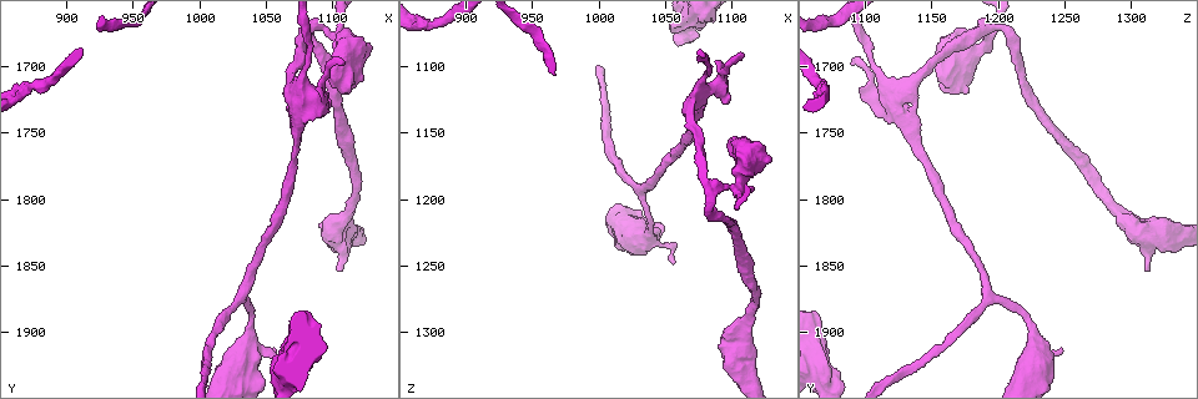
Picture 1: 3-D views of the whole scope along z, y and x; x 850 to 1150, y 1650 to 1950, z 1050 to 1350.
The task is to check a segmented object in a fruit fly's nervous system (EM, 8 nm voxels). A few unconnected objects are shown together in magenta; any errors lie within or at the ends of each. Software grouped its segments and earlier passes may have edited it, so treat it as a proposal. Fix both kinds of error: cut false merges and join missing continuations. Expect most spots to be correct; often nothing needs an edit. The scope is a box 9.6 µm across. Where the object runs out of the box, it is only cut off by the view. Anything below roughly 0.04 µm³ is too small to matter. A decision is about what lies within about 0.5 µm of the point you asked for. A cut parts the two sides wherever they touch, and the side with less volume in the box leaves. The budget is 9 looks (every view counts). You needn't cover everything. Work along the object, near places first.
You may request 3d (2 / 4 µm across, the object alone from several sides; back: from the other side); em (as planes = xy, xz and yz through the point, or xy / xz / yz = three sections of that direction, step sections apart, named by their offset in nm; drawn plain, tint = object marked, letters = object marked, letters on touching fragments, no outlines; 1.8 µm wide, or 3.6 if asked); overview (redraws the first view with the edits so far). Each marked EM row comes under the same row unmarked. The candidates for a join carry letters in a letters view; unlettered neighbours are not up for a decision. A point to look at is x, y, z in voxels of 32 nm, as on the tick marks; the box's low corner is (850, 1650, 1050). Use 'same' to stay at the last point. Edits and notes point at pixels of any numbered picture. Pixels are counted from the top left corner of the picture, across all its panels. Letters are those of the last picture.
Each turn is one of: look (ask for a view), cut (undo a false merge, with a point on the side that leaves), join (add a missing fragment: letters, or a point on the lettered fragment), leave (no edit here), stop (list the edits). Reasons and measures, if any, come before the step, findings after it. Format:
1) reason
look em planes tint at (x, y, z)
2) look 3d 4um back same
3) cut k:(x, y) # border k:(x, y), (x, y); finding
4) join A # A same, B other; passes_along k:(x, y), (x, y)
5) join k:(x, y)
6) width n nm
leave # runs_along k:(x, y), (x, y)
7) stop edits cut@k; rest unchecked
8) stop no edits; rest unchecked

sudden change in width
look em planes tint at (1074, 1726, 1124)

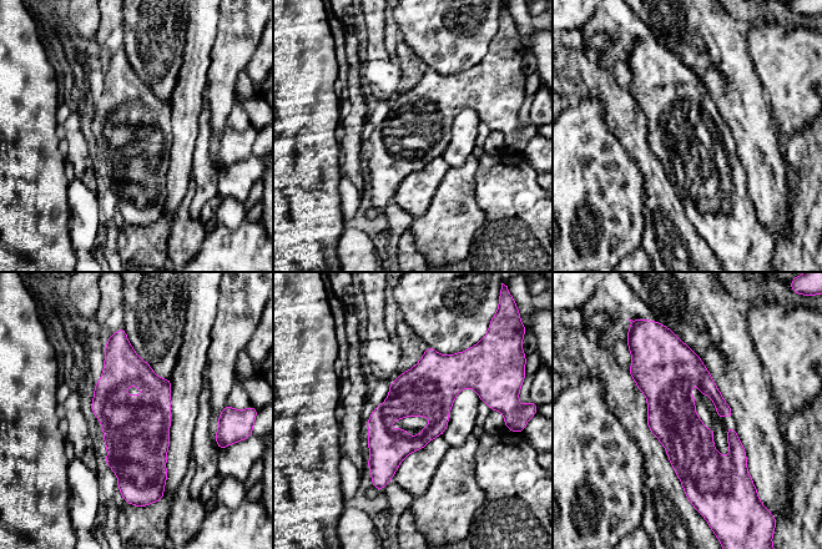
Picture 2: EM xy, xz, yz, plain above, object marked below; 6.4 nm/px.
look em planes letters same

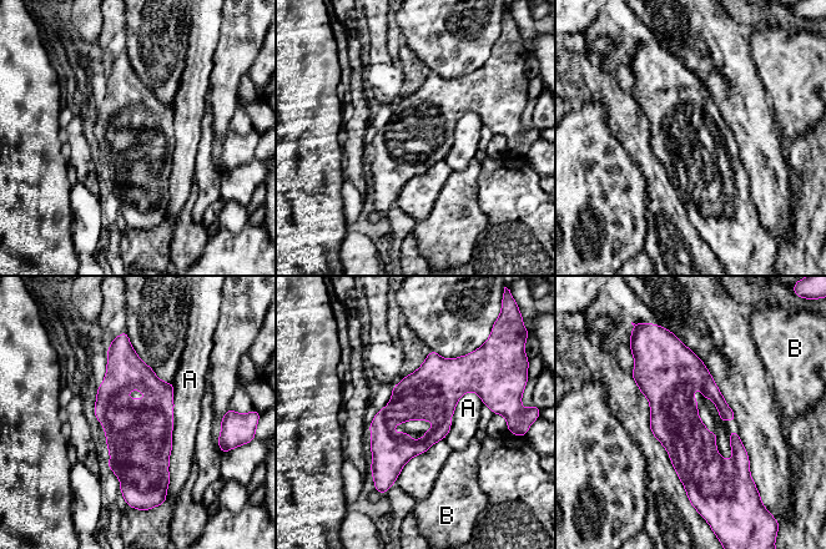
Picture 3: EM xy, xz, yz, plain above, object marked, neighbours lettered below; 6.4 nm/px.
width 320 nm; longest_contact A 500 nm
leave # A other, B other; all the same neuron

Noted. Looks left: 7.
an open end
look em planes letters at (1056, 1912, 1250)

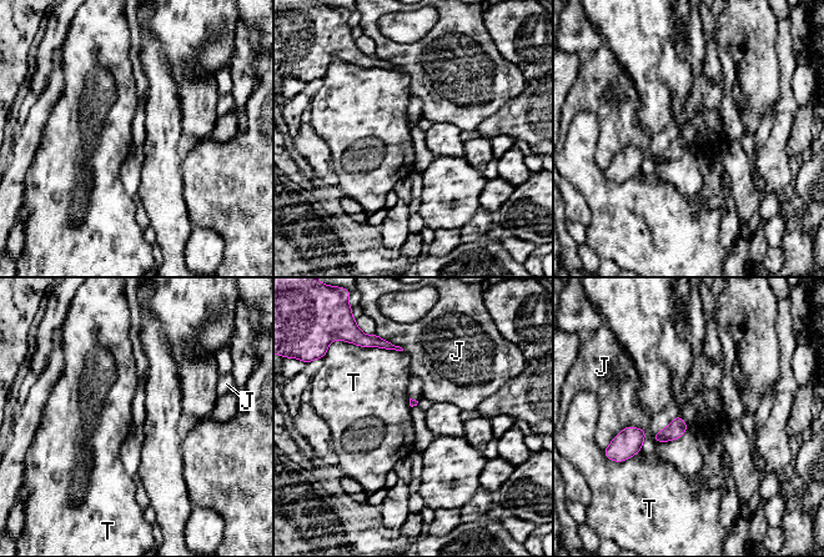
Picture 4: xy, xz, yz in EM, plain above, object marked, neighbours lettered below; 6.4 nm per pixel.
leave # J other, T other; border 4:(363, 346), (380, 346), (402, 351); no lettered fragment goes on from it

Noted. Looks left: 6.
branch stops here
look 3d 4um at (1104, 1854, 1310)

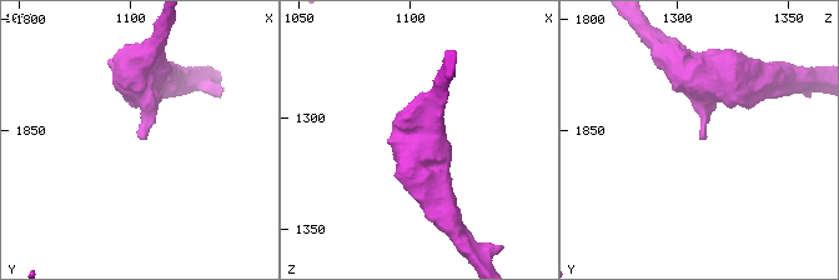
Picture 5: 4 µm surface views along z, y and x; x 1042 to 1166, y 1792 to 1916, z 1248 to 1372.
look em xy step 16 tint at (1105, 1854, 1310)

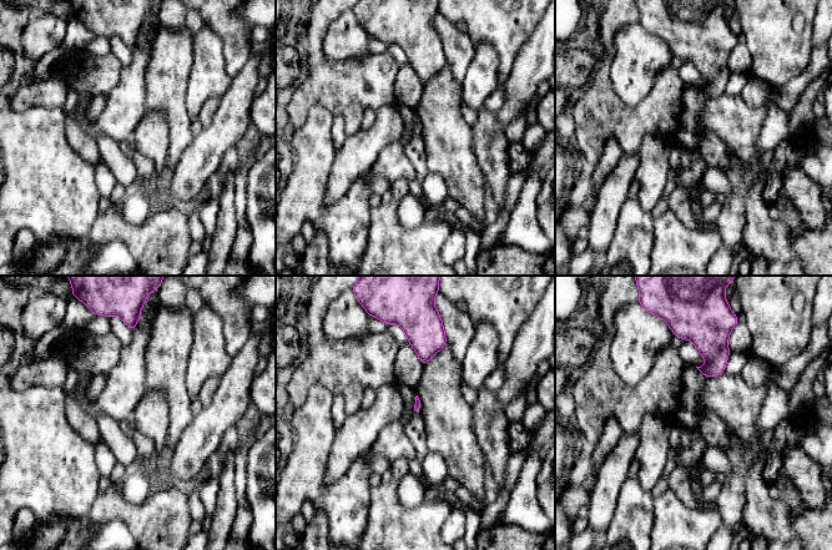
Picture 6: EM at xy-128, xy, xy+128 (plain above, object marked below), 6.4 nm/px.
look em planes letters same

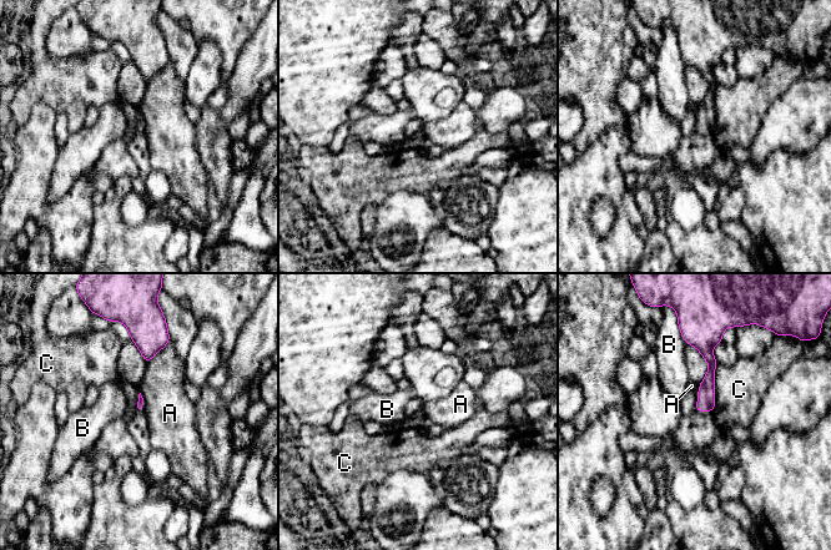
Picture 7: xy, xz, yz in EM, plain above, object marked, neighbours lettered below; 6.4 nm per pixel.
longest_contact C 300 nm
leave # A other, B other, C other; border 7:(170, 341), (147, 363); none of them fits

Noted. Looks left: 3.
free end
look 3d 2um at (1114, 1720, 1162)

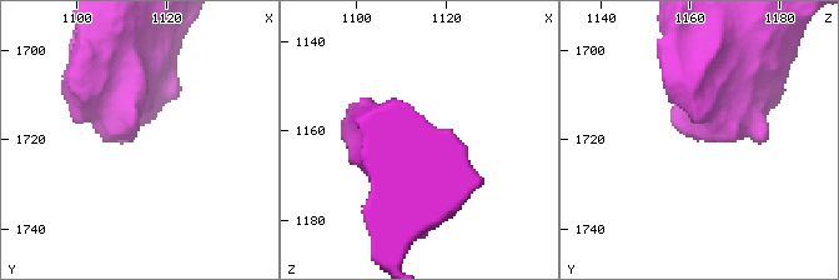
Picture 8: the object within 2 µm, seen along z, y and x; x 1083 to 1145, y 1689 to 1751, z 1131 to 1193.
look em planes letters at (1114, 1720, 1161)

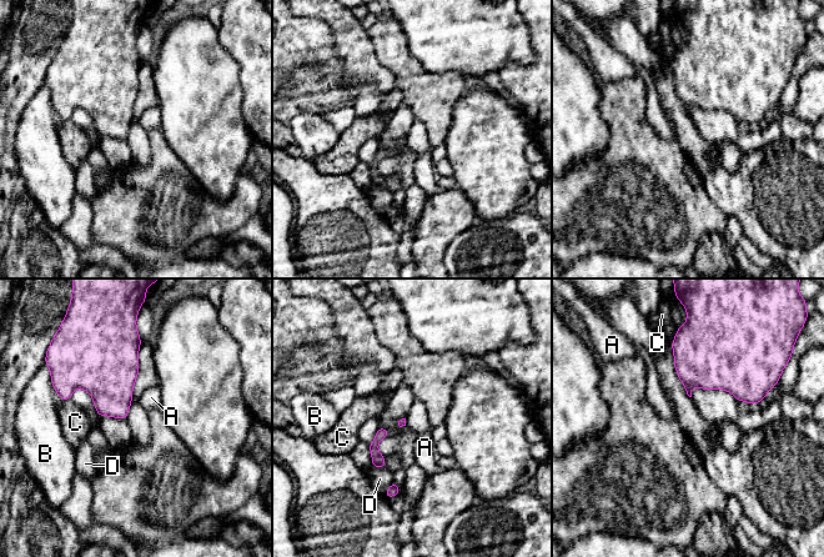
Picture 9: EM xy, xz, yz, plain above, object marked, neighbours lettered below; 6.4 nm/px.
longest_contact D 110 nm
leave # A other, B other, C other, D other; no lettered fragment goes on from it

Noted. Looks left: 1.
stop no edits; rest unchecked

